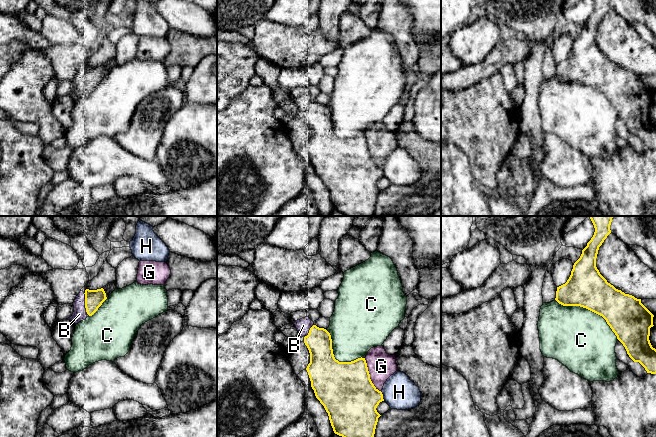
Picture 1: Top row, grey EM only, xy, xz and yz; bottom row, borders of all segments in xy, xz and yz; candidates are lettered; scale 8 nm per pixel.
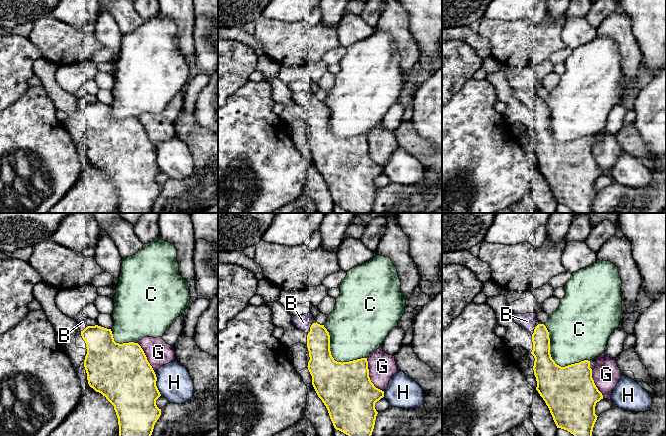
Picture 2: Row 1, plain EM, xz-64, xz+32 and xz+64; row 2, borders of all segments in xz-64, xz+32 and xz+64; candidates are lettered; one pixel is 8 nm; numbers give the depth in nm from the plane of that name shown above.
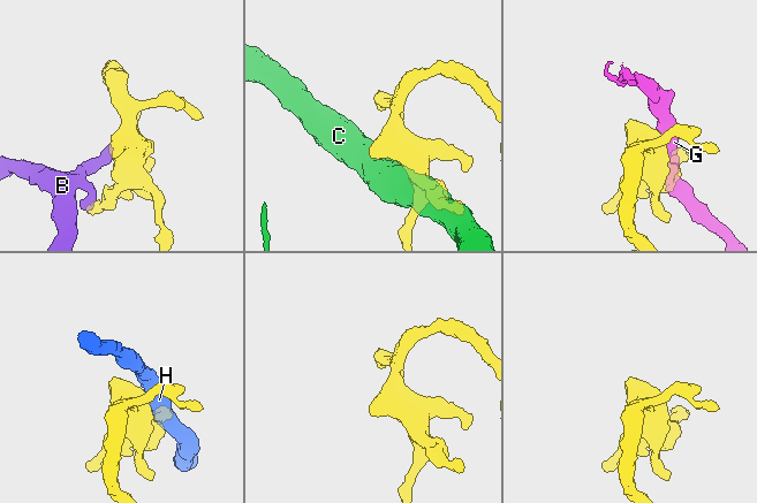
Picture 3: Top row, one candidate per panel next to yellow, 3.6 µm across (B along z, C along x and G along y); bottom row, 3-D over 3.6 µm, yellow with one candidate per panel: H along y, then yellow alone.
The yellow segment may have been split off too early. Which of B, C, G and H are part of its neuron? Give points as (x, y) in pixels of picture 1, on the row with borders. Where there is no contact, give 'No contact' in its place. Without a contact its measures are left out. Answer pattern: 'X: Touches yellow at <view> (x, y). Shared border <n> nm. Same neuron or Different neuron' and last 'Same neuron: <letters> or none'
B: Touches yellow at xy (85, 302). Shared border 150 nm. Same neuron
C: Touches yellow at yz (590, 310). Shared border 600 nm. Different neuron
G: Touches yellow at xz (369, 375). Shared border 300 nm. Different neuron
H: Touches yellow at xz (382, 396). Shared border 90 nm. Different neuron
Same neuron: B

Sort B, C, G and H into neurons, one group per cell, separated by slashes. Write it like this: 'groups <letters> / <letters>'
groups B / C / G / H

